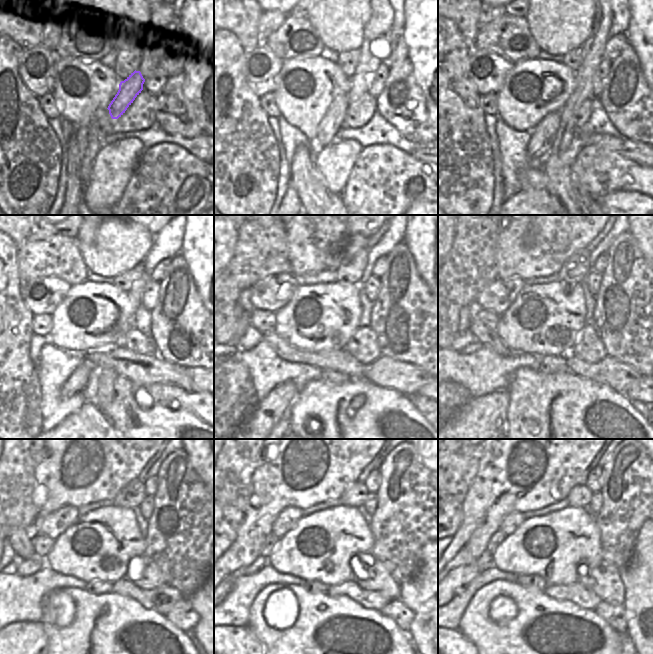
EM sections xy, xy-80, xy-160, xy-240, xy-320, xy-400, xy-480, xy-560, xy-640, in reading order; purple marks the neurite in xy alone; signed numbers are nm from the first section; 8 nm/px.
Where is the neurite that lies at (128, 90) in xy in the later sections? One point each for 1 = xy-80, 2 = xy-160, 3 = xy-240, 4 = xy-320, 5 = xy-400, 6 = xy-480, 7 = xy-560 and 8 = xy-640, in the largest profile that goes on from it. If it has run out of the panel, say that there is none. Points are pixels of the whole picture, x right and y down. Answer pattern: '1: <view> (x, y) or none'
1: xy-80 (332, 121)
2: xy-160 (544, 134)
3: xy-240 (79, 378)
4: xy-320 (267, 413)
5: xy-400 (484, 418)
6: xy-480 (22, 642)
7: xy-560 (234, 642)
8: xy-640 (458, 642)

